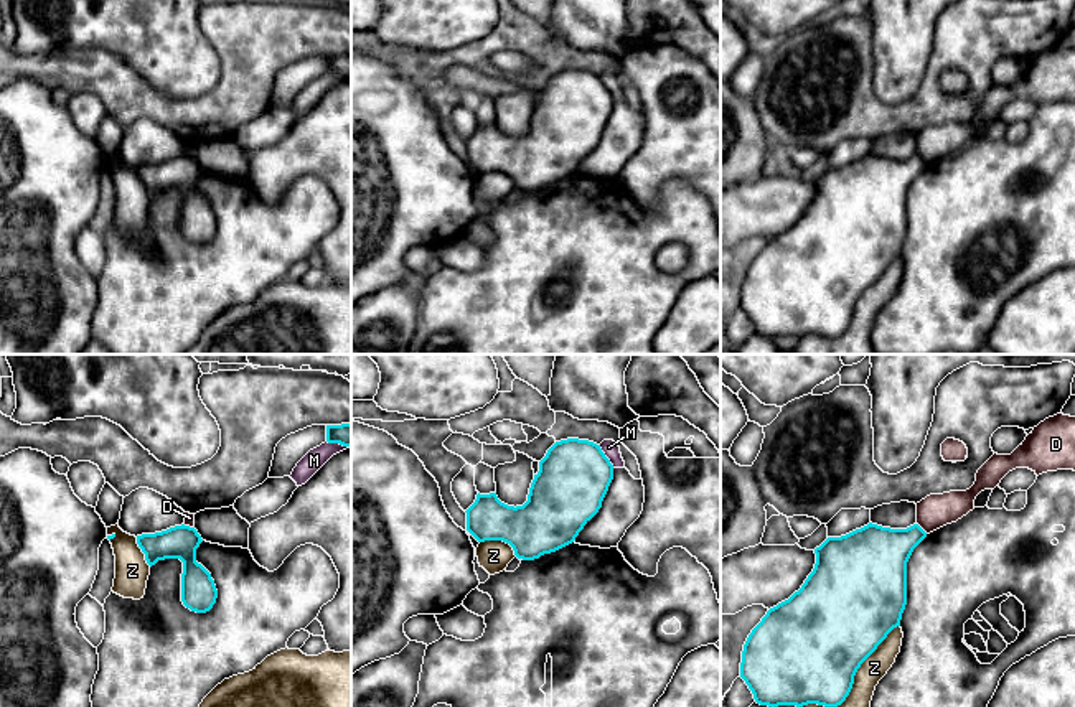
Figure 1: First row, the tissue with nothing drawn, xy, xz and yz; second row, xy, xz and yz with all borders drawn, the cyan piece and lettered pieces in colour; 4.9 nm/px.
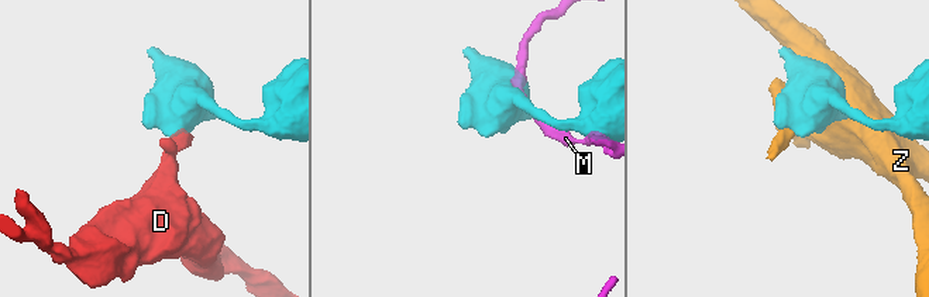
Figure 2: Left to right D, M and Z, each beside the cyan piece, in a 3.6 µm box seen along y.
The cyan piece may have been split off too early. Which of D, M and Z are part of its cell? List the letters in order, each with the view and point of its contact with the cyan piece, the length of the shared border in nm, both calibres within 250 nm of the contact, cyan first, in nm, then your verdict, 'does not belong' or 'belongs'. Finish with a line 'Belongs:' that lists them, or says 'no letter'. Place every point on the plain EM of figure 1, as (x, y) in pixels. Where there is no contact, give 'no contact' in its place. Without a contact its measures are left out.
D: meets cyan in yz at (920, 159); contact 80 nm long; 300 nm thick on the cyan side, 160 nm on the other; does not belong
M: meets cyan in xz at (605, 88); contact 130 nm long; 340 nm thick on the cyan side, 80 nm on the other; does not belong
Z: meets cyan in yz at (853, 313); contact 650 nm long; 480 nm thick on the cyan side, 200 nm on the other; does not belong
Belongs: no letter

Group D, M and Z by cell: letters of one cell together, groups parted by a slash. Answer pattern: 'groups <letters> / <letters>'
groups D / M / Z

